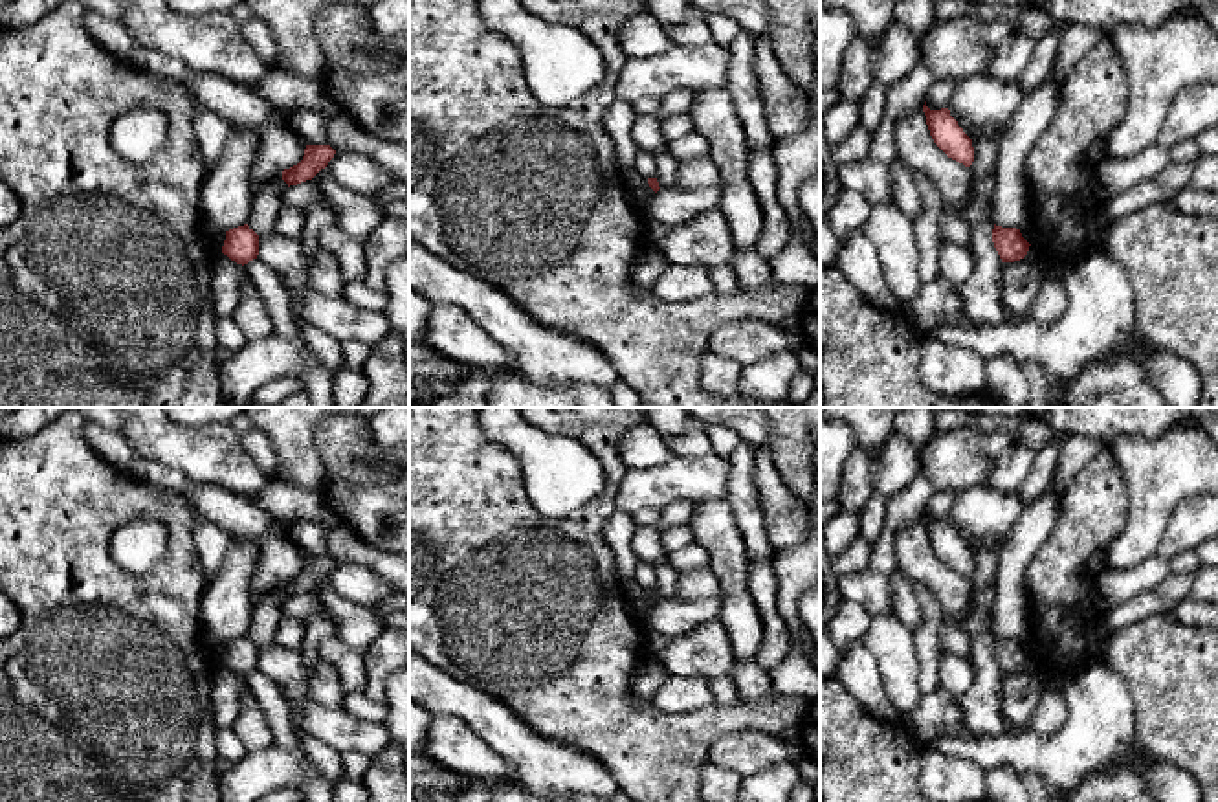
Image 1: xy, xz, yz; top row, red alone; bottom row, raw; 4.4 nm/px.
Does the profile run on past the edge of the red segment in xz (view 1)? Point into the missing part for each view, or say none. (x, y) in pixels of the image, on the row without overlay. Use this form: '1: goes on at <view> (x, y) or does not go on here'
1: does not go on here

